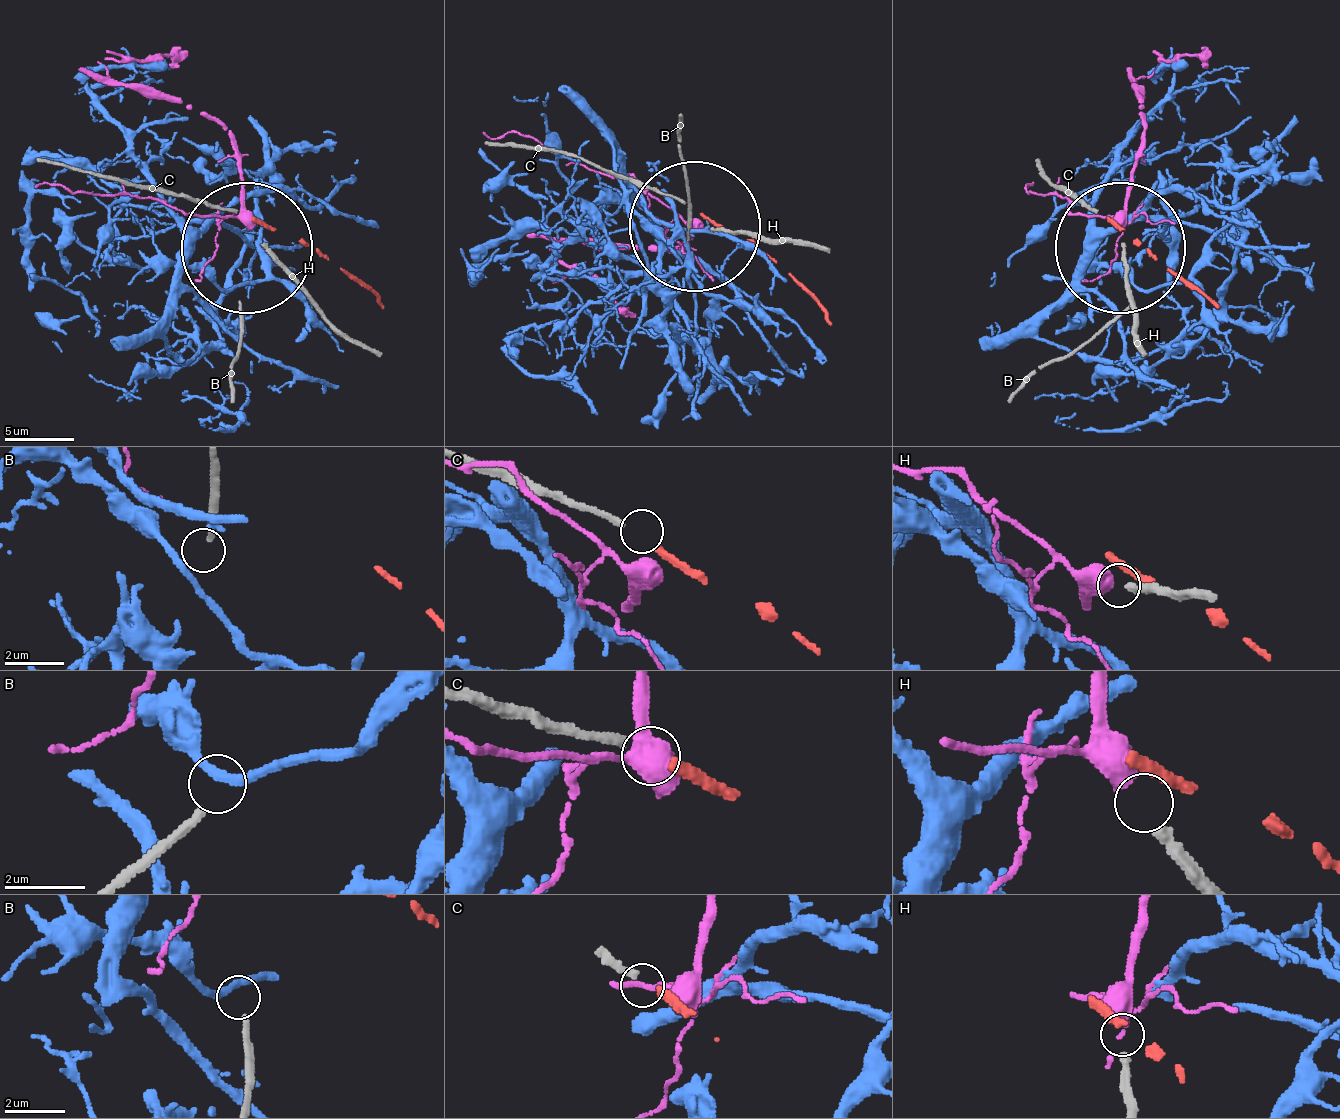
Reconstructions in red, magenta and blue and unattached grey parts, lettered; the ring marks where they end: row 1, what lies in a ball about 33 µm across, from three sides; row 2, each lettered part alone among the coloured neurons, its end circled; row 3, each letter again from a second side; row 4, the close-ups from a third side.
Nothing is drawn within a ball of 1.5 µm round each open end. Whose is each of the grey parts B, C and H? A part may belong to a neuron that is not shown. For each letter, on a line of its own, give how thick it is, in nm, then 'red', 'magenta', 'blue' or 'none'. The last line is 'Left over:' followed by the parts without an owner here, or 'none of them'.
B: 200 nm | none
C: 240 nm | red
H: 280 nm | magenta
Left over: B

